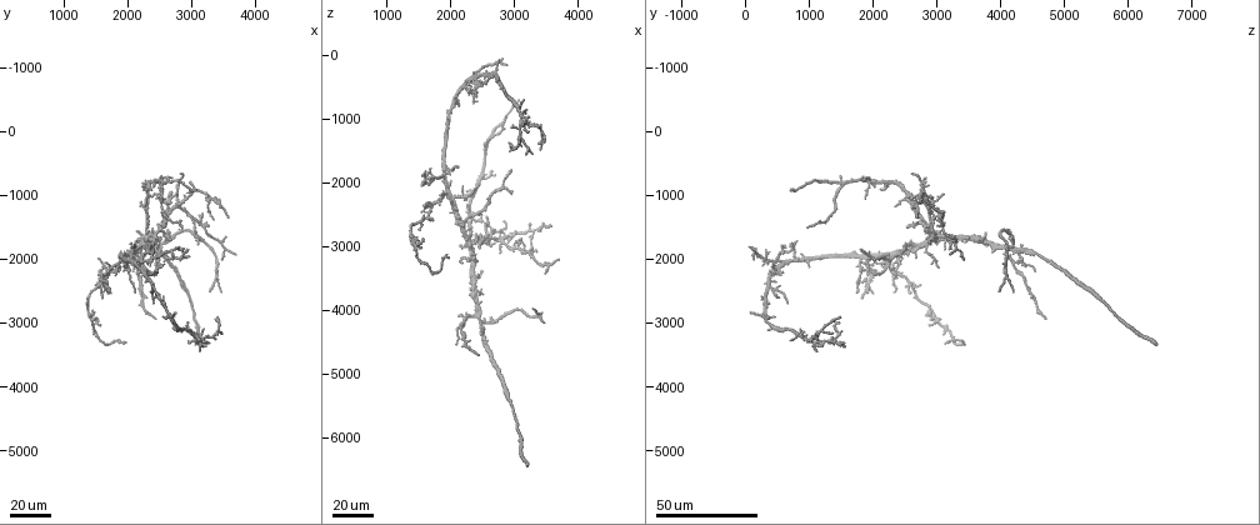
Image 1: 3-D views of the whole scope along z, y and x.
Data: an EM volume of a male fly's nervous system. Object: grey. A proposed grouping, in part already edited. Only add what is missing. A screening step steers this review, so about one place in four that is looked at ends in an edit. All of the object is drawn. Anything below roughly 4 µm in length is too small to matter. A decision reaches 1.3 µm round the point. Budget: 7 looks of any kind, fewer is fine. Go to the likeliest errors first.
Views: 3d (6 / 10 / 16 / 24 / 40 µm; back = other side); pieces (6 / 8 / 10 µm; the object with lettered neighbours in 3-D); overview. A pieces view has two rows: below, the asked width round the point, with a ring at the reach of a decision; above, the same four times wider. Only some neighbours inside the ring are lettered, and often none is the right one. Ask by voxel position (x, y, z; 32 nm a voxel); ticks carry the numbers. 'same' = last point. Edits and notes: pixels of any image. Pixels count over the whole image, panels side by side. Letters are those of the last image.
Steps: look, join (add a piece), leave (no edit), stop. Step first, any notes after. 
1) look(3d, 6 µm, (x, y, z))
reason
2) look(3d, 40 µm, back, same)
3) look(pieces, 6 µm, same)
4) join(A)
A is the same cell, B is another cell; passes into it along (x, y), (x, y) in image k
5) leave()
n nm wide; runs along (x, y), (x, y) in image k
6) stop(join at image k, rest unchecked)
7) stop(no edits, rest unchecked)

look(3d, 40 µm, (3250, 2500, 3950))
end of a long branch

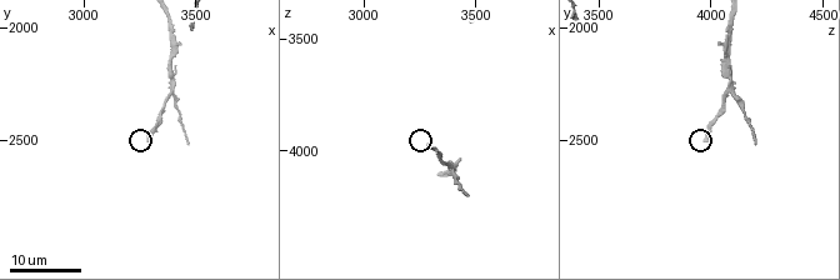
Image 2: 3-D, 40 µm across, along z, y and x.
look(pieces, 6 µm, (3290, 2500, 3960))
what lies round it

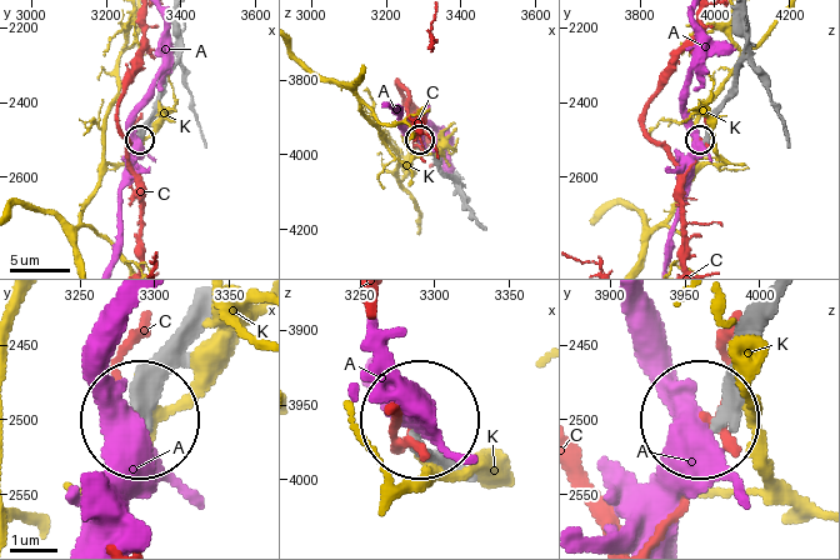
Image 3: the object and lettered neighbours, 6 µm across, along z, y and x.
leave()
A, C and K are other cells; runs along (766, 326), (719, 419) in image 3; no lettered piece goes on from it

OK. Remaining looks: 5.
look(3d, 24 µm, (2400, 2900, 4650))
an open end

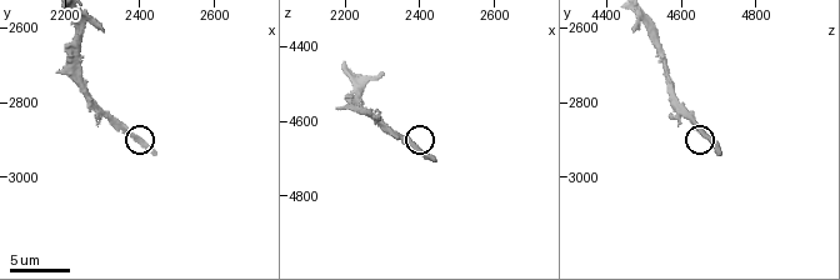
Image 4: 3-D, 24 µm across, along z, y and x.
look(pieces, 6 µm, (2440, 2940, 4700))

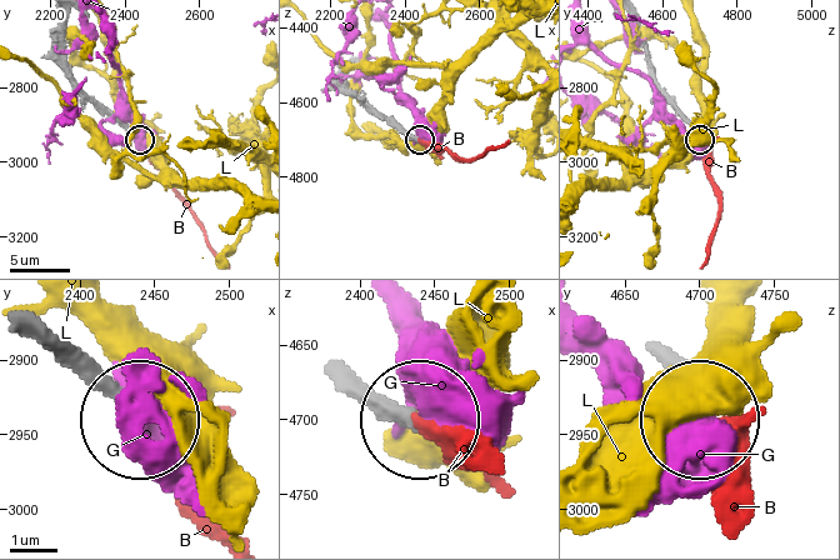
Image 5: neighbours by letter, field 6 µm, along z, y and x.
join(B)
B is the same cell, G and L are other cells; it goes on there

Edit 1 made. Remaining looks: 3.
look(overview)

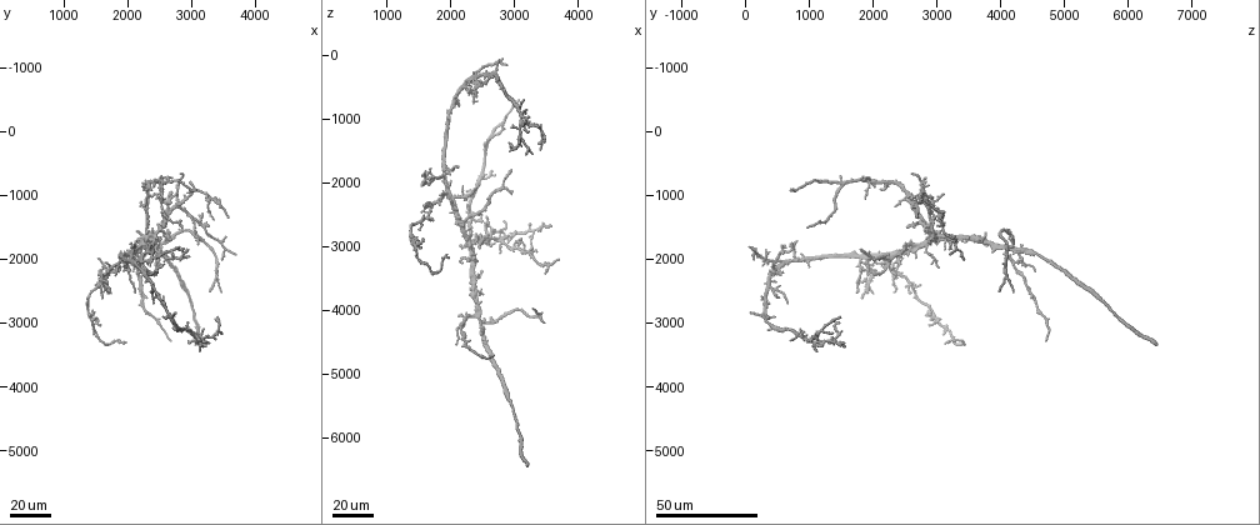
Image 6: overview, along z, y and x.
look(3d, 24 µm, (2800, 650, 2600))
free end

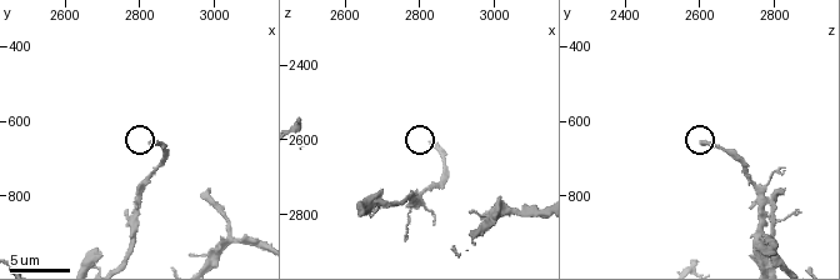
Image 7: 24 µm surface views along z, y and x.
look(pieces, 6 µm, (2830, 660, 2600))
what lies round it

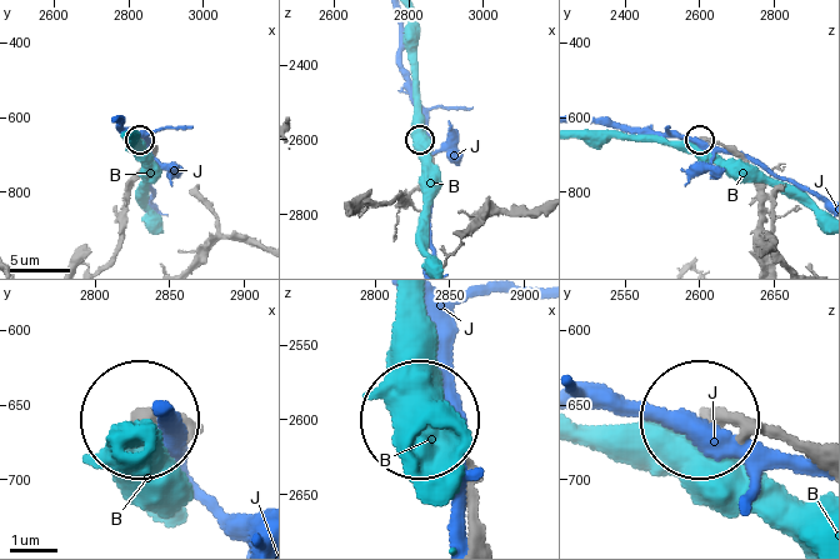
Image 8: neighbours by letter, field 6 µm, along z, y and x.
leave()
B and J are other cells; runs along (810, 459), (706, 423) in image 8; no lettered piece goes on from it

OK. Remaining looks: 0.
stop(join at image 5, rest unchecked)

